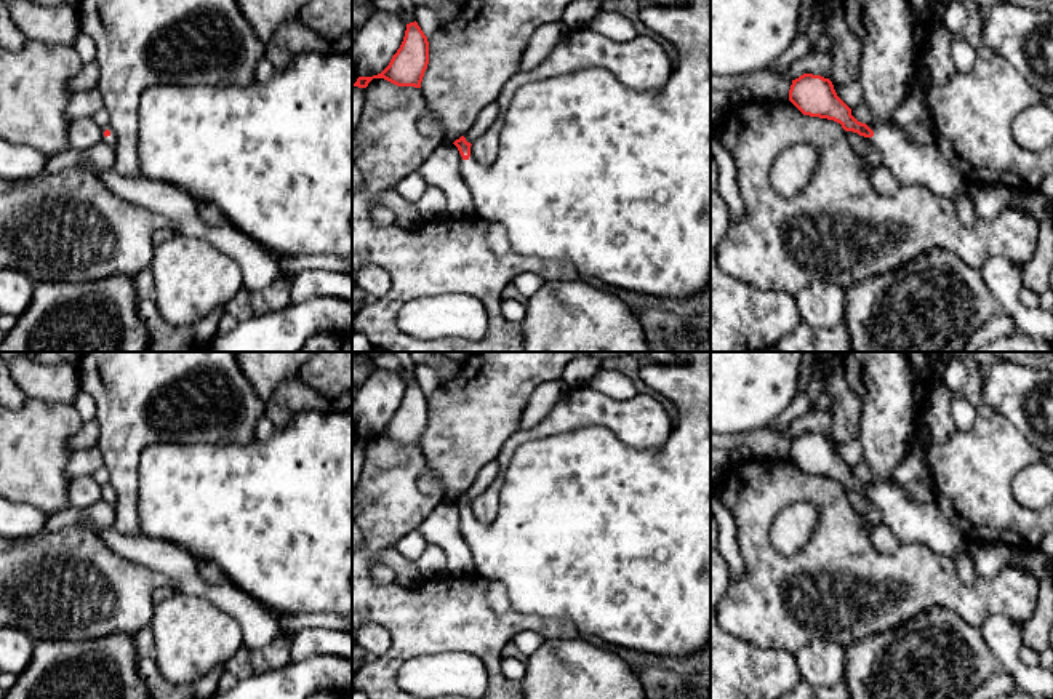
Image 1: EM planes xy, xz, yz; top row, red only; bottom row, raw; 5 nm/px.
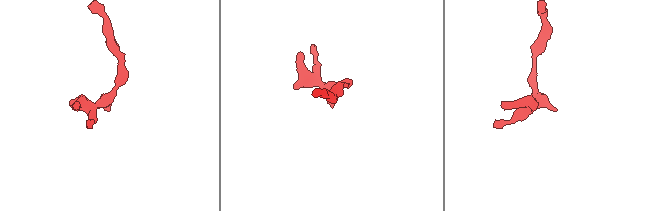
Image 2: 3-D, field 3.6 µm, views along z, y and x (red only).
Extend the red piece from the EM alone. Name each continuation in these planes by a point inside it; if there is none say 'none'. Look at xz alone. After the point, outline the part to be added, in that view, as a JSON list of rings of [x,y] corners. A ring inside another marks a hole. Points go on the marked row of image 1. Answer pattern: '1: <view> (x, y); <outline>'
1: xz (616, 181); [[[711,0],[655,3],[642,6],[639,18],[650,30],[677,48],[677,64],[661,88],[651,91],[626,88],[611,72],[600,67],[526,83],[515,91],[510,106],[501,117],[502,126],[494,163],[485,168],[472,160],[462,160],[459,174],[472,195],[474,219],[501,224],[515,253],[541,259],[570,261],[579,275],[595,277],[627,291],[690,301],[698,299],[711,285]]]

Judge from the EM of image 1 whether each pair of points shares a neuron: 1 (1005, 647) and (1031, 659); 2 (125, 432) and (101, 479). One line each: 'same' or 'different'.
1: different
2: different

